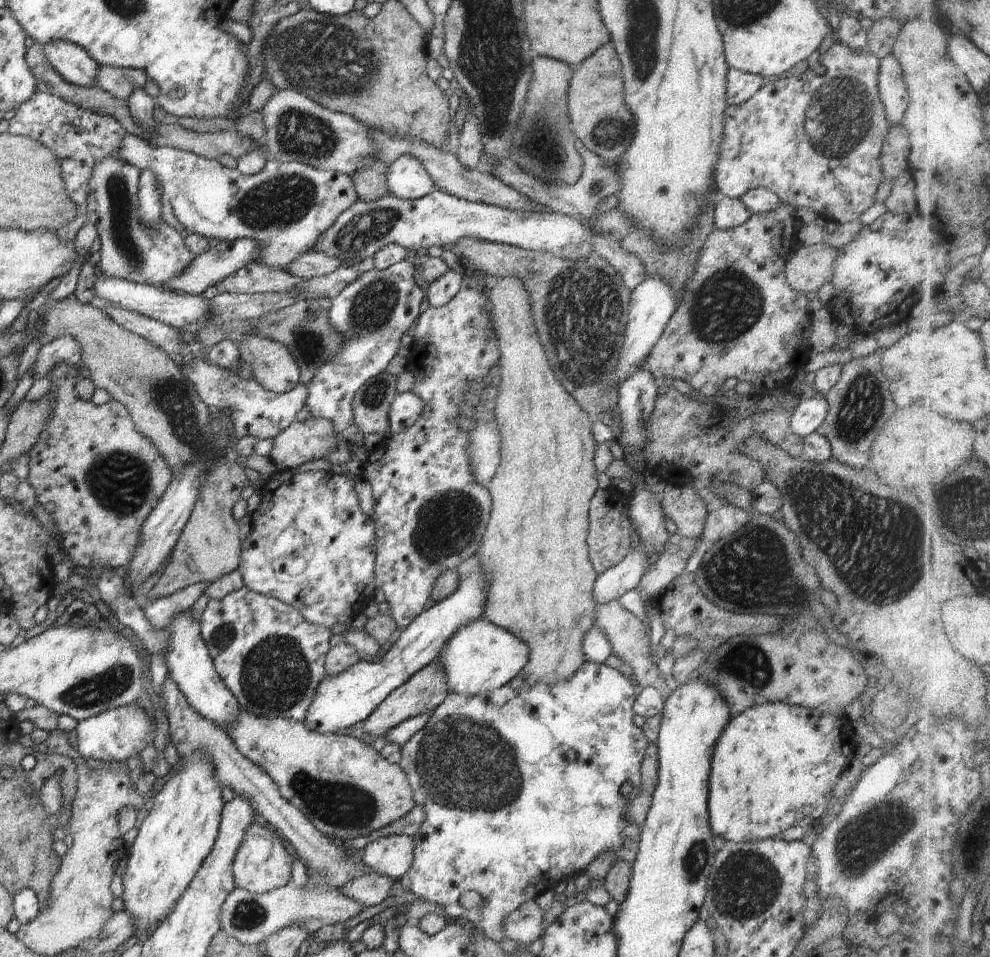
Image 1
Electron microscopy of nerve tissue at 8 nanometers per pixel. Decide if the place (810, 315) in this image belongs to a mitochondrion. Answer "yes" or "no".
no

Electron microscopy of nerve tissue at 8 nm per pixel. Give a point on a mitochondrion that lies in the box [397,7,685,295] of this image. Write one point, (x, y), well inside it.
(537, 148)

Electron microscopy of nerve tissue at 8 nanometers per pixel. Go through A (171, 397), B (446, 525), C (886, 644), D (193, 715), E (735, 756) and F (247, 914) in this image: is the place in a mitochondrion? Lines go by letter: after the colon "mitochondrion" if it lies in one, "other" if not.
A: mitochondrion
B: mitochondrion
C: other
D: other
E: other
F: mitochondrion

